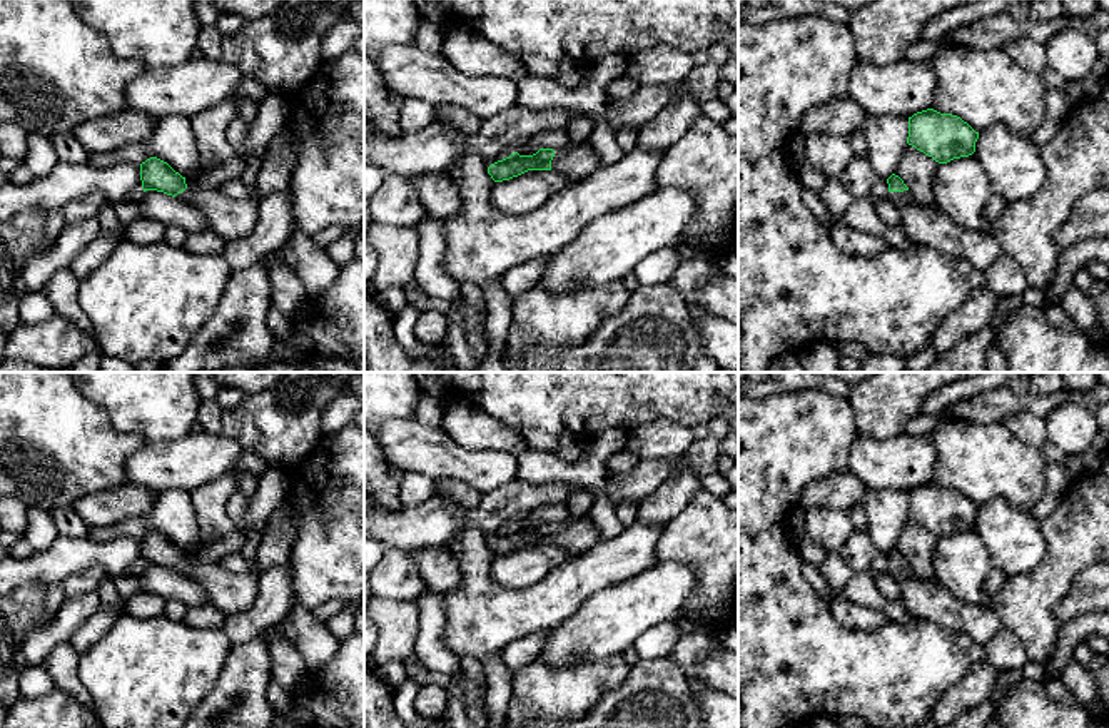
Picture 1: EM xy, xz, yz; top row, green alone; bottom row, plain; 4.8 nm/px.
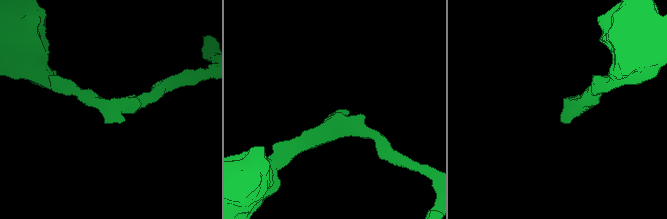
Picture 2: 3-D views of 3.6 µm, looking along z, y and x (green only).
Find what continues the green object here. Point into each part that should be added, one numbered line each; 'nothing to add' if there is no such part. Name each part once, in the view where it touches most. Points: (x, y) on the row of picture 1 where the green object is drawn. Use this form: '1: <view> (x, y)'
1: xz (582, 161)

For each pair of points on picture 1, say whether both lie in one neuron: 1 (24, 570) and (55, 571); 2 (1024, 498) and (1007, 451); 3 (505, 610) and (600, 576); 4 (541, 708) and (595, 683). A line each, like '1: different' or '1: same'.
1: same
2: same
3: same
4: same

